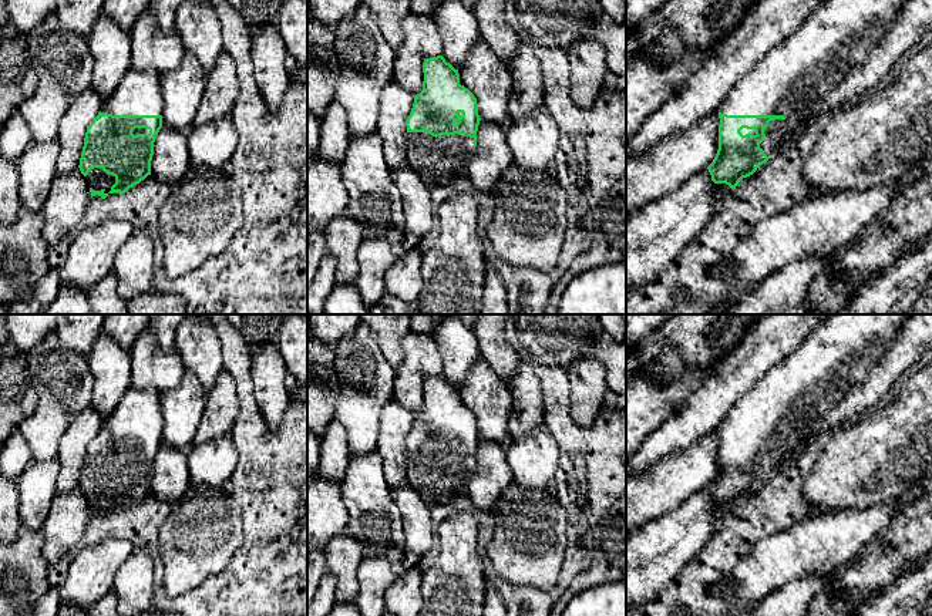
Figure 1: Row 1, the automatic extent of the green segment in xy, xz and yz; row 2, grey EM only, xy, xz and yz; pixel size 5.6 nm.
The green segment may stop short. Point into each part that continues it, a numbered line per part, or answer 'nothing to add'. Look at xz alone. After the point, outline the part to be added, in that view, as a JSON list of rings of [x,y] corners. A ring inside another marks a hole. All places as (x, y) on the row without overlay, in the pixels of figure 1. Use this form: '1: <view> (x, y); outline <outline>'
1: xz (440, 478); outline [[[407,451],[407,482],[424,498],[427,504],[454,499],[467,489],[474,474],[474,457],[465,454],[433,455],[428,451]]]

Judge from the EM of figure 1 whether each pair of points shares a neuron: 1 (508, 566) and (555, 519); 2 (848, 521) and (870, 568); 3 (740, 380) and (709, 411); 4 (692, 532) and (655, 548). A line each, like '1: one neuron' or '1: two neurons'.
1: one neuron
2: two neurons
3: one neuron
4: one neuron

